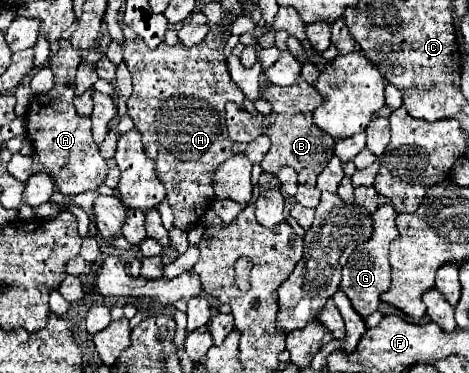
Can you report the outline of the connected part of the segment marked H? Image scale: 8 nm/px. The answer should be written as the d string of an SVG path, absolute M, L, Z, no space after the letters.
M209 31L195 47L183 47L181 43L169 47L167 43L161 43L157 49L149 49L137 39L127 41L123 47L123 61L133 79L127 115L143 135L145 153L155 161L157 177L167 189L175 227L183 231L193 229L215 201L213 173L223 161L243 153L251 163L261 163L271 145L267 135L259 135L251 143L237 143L227 135L223 119L225 103L233 101L243 107L245 101L243 91L233 83L227 71L227 39L229 33Z

